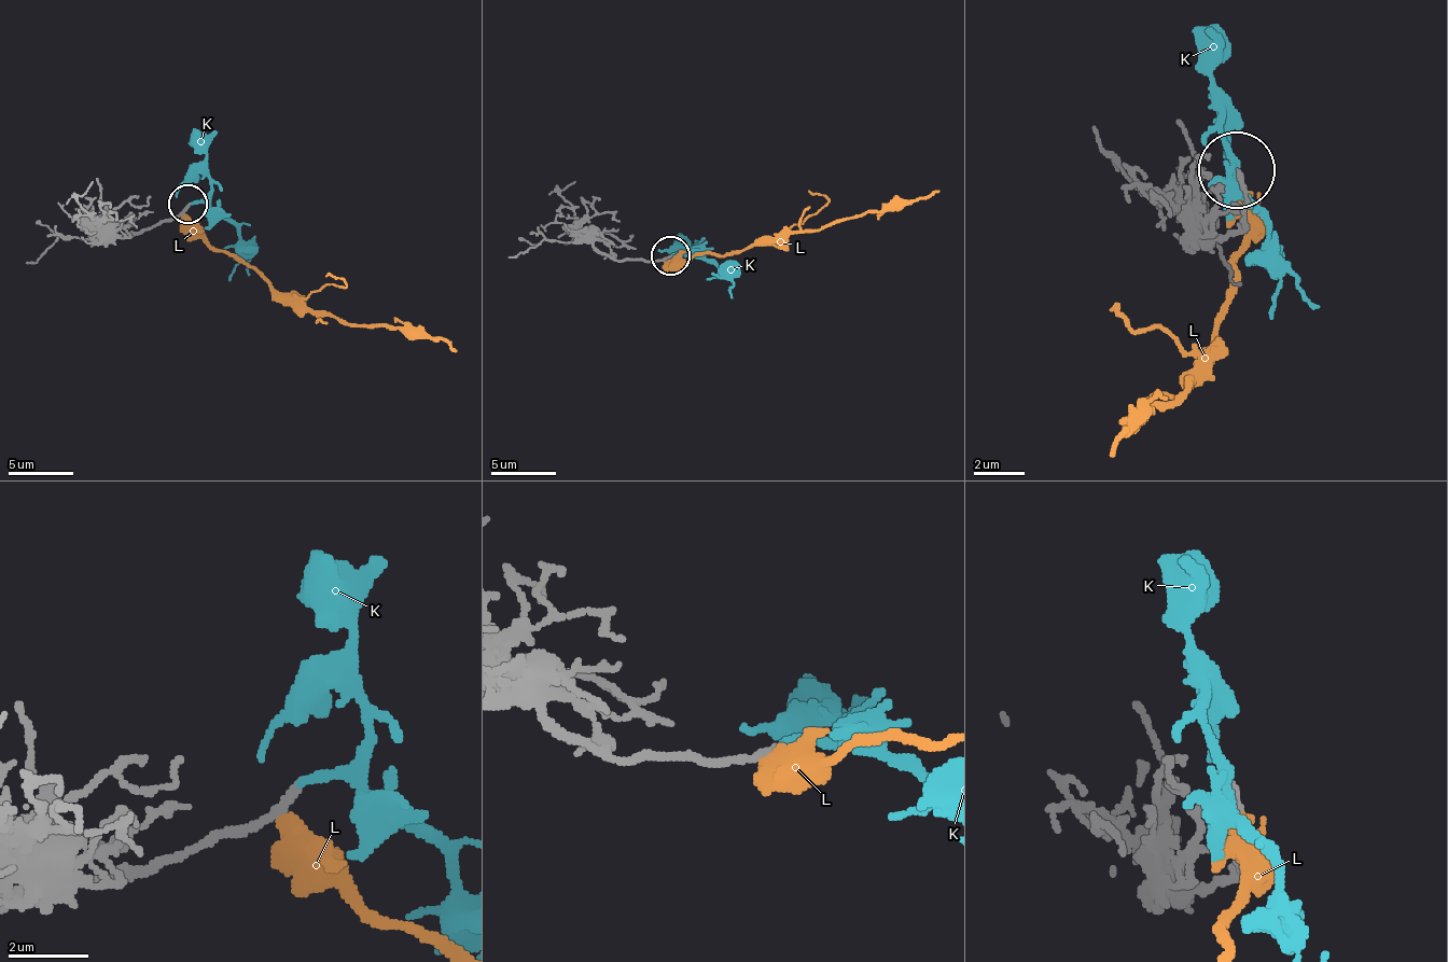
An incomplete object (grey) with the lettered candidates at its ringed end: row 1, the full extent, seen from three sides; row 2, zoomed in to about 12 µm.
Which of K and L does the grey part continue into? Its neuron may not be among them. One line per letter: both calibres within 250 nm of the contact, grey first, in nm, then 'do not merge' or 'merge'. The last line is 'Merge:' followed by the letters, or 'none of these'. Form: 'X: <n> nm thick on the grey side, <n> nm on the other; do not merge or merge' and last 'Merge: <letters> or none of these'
K: 240 nm thick on the grey side, 180 nm on the other; merge
L: 280 nm thick on the grey side, 550 nm on the other; do not merge
Merge: K

